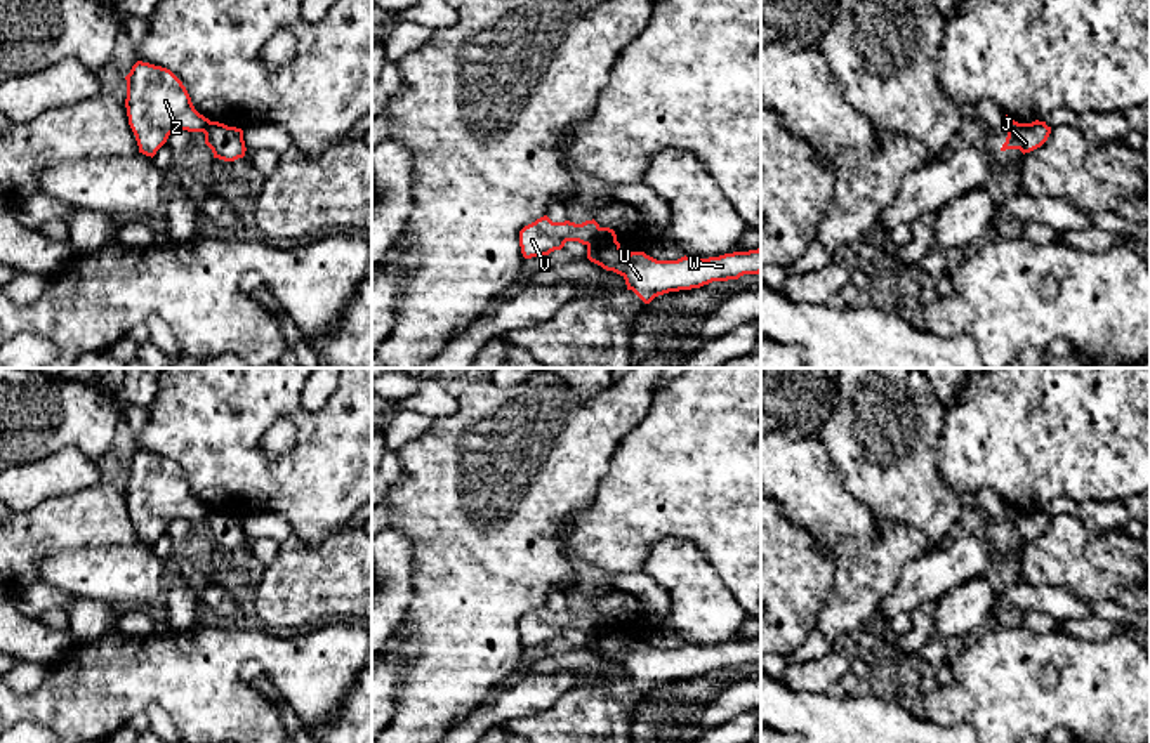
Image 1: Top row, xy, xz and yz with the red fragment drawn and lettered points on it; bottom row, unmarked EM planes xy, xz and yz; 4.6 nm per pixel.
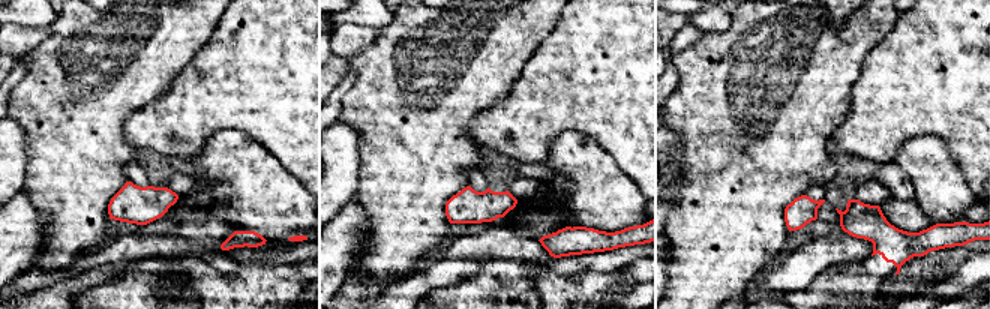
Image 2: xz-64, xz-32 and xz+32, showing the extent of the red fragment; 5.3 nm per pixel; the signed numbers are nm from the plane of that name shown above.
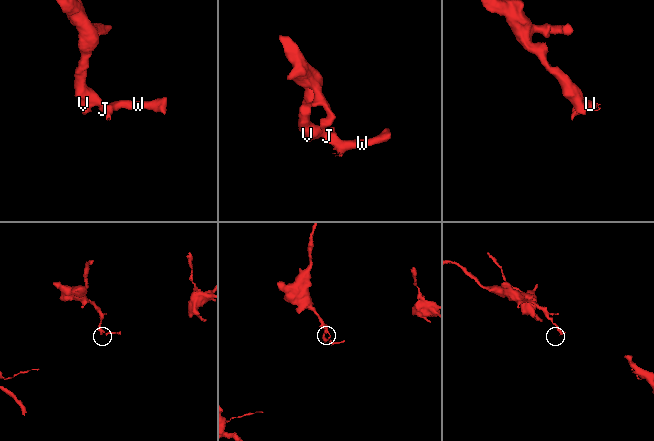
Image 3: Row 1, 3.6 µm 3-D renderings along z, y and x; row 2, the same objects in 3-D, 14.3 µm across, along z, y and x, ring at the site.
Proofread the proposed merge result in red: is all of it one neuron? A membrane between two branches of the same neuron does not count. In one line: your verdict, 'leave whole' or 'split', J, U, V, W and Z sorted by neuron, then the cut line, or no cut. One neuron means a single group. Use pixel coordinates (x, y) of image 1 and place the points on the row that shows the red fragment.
split; J U W / V Z; cut in xz along (601, 228), (588, 247)

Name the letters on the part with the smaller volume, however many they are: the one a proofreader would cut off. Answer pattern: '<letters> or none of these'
J, U, W

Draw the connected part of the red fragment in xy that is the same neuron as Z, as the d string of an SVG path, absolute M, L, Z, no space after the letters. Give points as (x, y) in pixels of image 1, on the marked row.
M137 61L127 80L127 116L139 153L155 156L175 130L203 132L210 120L200 115L182 82L167 68Z

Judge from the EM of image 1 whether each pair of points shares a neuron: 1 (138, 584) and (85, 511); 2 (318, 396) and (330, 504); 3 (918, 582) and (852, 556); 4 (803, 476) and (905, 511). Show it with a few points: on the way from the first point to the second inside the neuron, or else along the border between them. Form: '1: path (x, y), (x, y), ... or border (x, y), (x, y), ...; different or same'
1: border (138, 540), (132, 544), (73, 547), (70, 551); different
2: border (336, 386), (317, 408), (310, 408), (301, 400); different
3: border (928, 551), (904, 566), (897, 584), (876, 610); different
4: border (829, 457), (839, 481), (869, 509), (876, 523); different

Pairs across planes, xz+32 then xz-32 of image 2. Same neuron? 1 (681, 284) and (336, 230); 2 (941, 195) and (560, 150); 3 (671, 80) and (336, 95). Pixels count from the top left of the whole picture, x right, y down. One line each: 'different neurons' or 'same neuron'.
1: different neurons
2: same neuron
3: different neurons

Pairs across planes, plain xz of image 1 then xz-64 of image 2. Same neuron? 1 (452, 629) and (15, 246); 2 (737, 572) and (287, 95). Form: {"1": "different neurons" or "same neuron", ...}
{"1": "different neurons", "2": "same neuron"}

